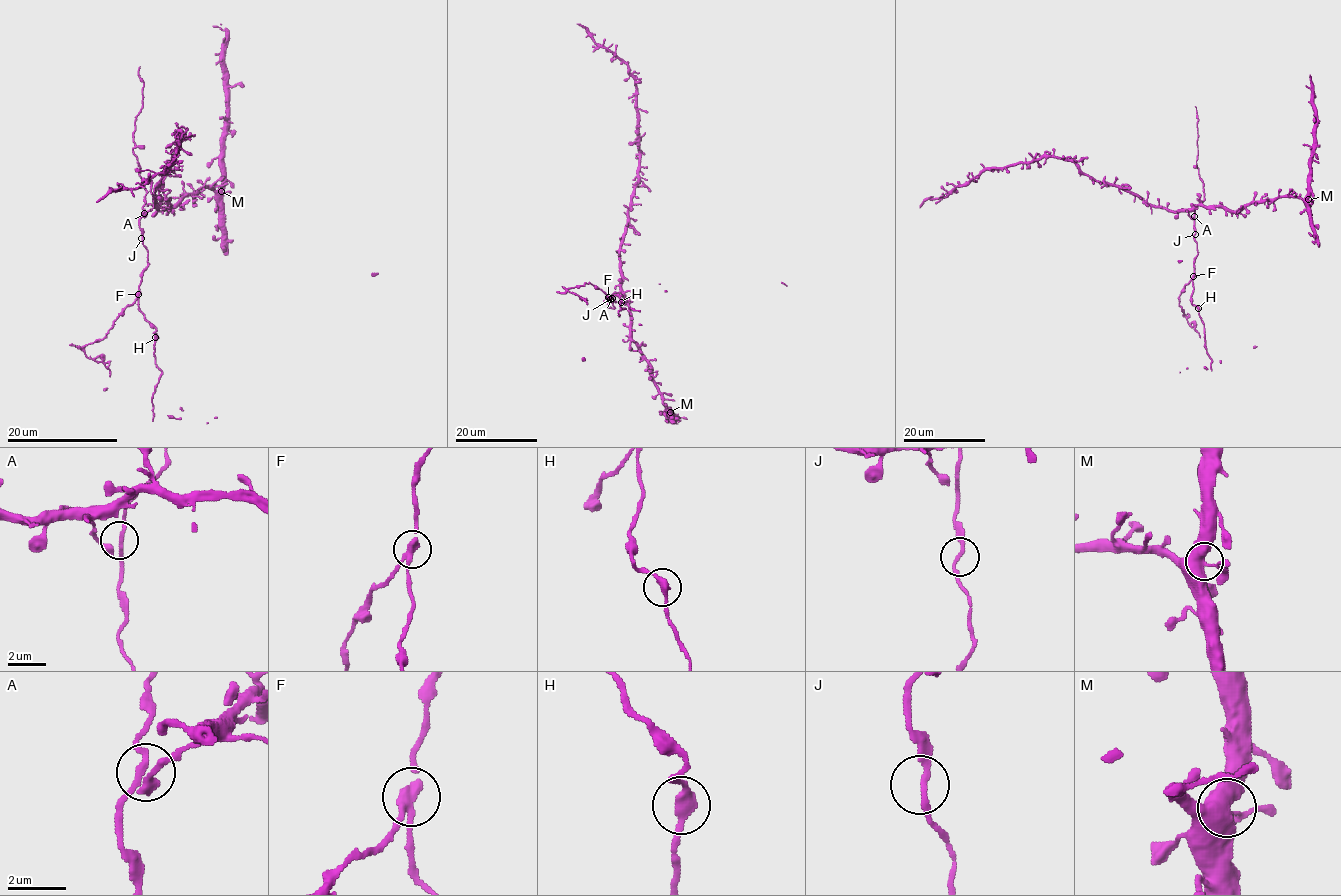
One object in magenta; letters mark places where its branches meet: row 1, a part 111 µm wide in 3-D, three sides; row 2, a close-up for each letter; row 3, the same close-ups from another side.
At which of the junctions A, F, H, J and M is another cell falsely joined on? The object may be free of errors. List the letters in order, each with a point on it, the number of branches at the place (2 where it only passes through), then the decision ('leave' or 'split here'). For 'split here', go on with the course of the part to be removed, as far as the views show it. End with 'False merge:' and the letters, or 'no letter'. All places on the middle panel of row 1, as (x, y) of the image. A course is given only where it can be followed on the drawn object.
A: (612, 298) | 3 | leave
F: (608, 297) | 3 | split here | (608, 298), (591, 283), (567, 290), (579, 296), (587, 304)
H: (621, 302) | 2 | leave
J: (610, 299) | 2 | leave
M: (670, 412) | 4 | leave
False merge: F

